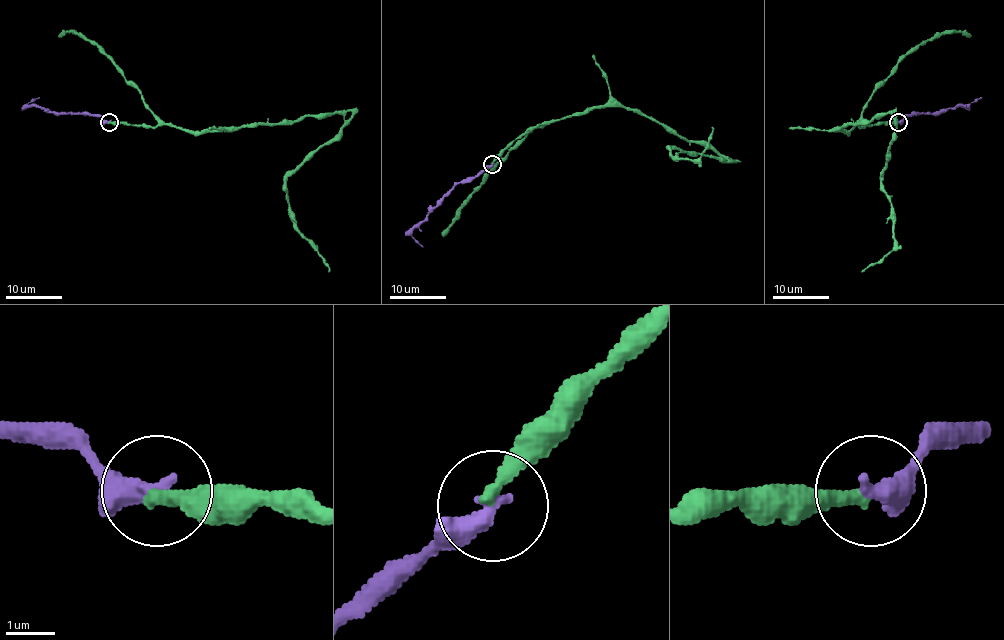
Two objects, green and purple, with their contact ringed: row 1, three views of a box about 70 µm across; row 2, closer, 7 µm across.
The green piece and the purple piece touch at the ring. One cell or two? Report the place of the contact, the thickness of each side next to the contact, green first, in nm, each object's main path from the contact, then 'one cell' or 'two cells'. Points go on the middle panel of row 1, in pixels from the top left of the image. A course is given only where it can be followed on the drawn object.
place (492, 164); calibres 280 and 440 nm; course green (493, 163), (540, 124), (607, 106), (639, 109), (727, 159), (670, 147), (677, 158), (697, 159), (712, 127); course purple (493, 163), (459, 182), (413, 229), (410, 235), (423, 247); one cell

